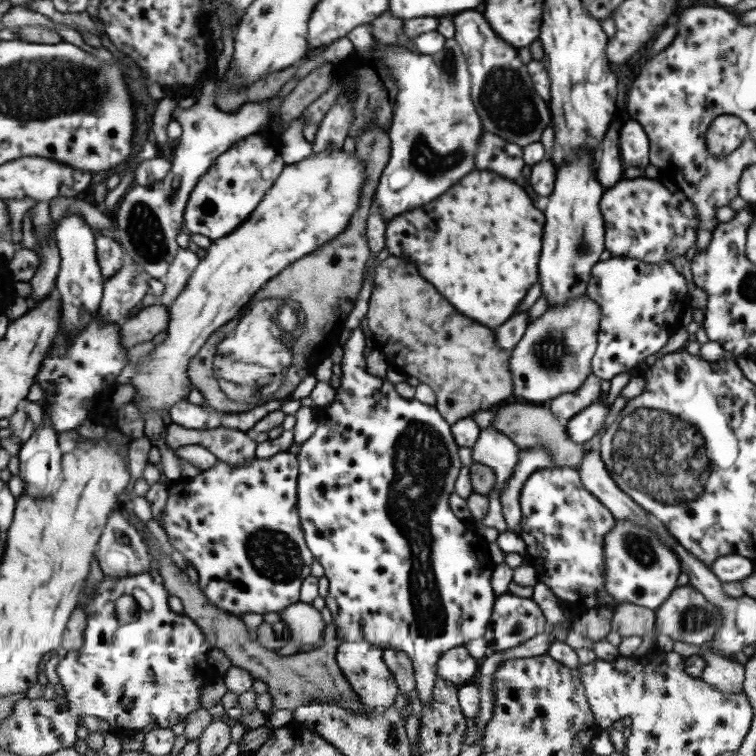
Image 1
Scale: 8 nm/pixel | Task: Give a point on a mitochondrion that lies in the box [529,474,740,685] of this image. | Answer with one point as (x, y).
(692, 617)

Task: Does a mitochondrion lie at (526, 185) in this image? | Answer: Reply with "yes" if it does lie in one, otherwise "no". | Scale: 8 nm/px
no

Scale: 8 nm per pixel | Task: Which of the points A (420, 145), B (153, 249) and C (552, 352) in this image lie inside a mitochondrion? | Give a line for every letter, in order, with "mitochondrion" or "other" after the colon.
A: mitochondrion
B: mitochondrion
C: mitochondrion

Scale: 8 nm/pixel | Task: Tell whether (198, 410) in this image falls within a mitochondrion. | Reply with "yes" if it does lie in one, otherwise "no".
no

